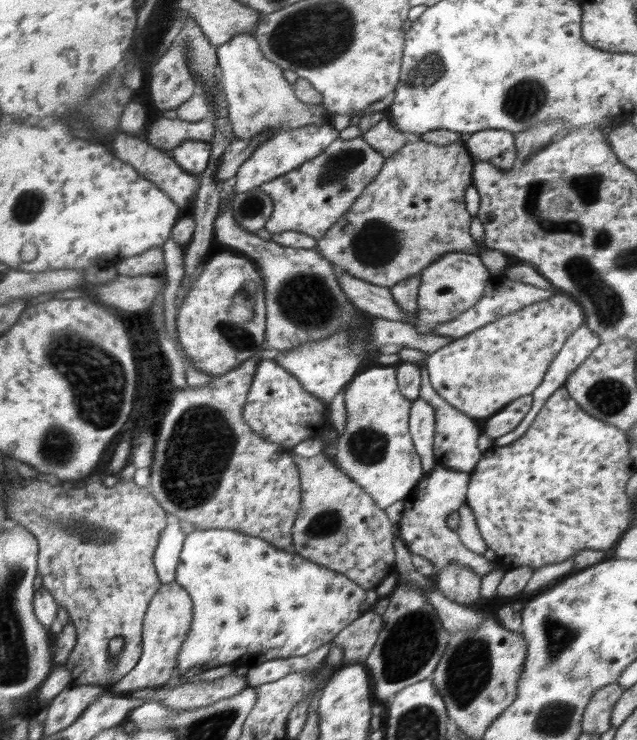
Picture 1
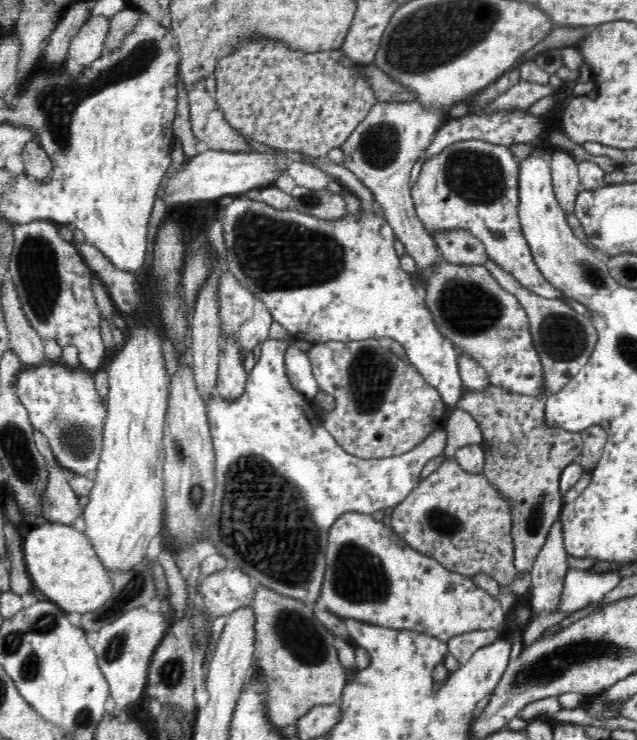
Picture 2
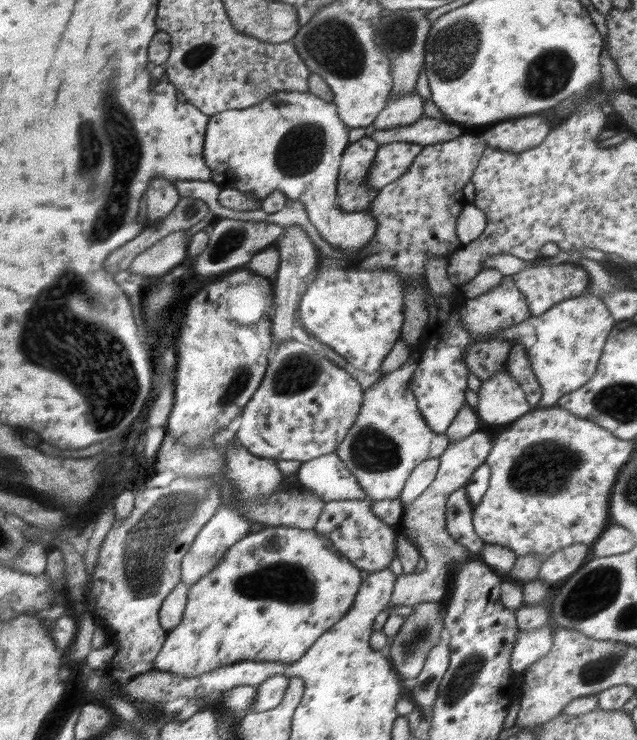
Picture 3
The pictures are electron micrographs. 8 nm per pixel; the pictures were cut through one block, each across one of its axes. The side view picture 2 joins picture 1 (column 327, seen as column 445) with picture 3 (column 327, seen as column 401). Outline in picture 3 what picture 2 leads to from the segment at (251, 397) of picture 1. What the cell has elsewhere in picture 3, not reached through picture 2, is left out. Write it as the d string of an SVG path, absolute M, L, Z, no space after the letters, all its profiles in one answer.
M292 339L290 342L281 344L278 350L274 352L274 358L272 358L268 364L260 387L254 392L252 398L250 398L250 402L244 406L244 410L242 410L242 415L240 416L241 424L237 432L237 442L248 453L258 457L308 462L308 460L314 460L314 458L318 458L318 456L336 452L338 446L342 443L342 440L346 438L348 430L350 430L350 427L356 422L356 416L358 416L358 413L361 411L362 404L364 404L364 390L362 389L362 386L346 372L346 370L334 366L328 357L326 357L318 348L313 349L311 346L306 346L306 344L301 344L301 342Z

